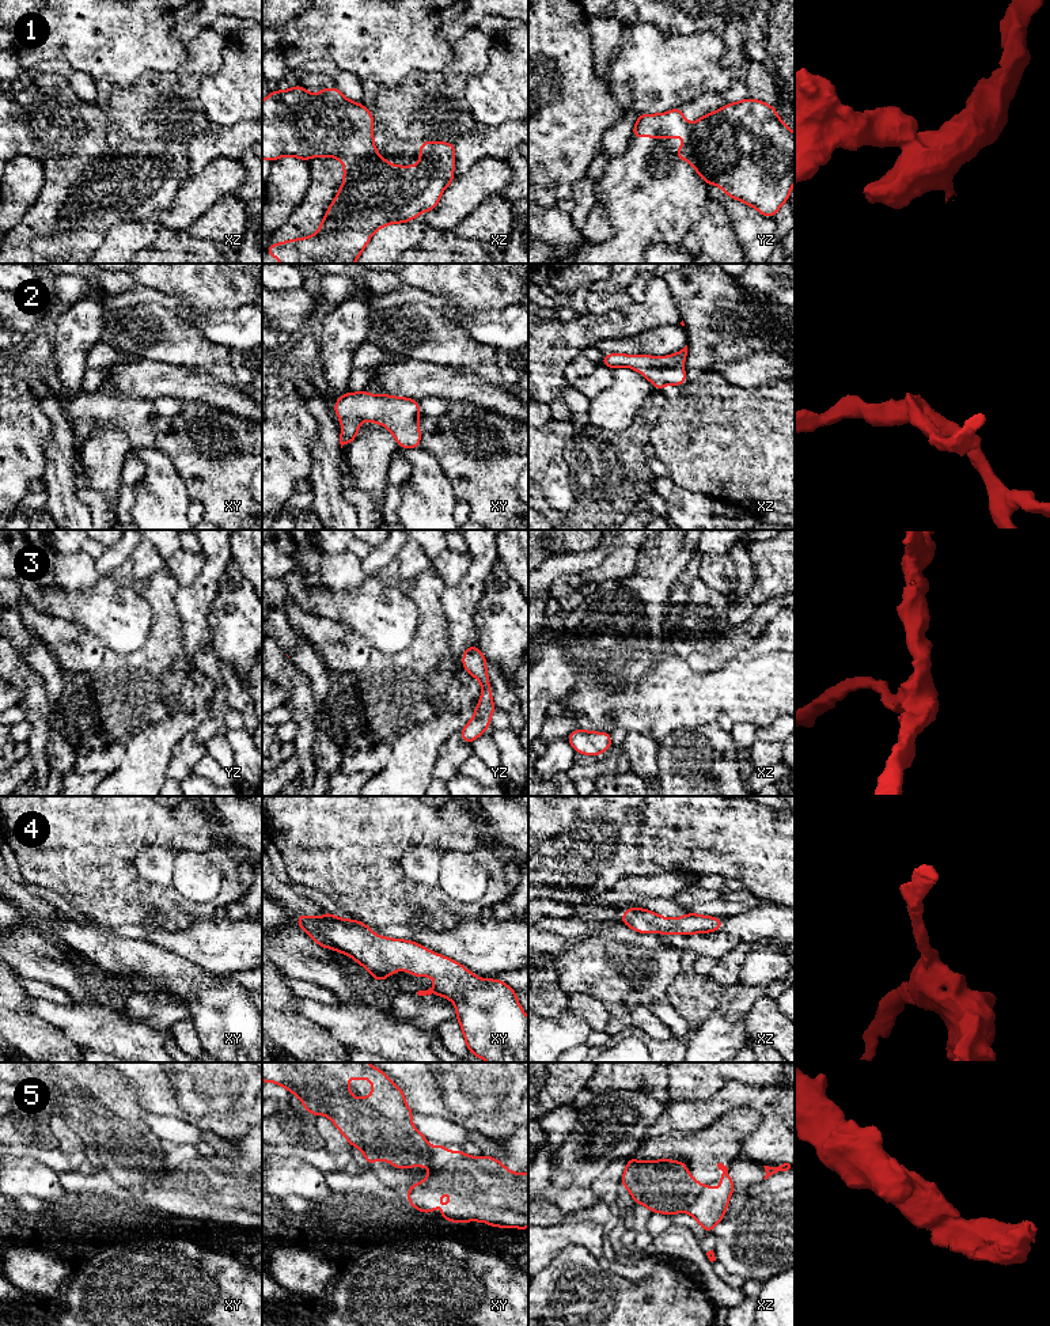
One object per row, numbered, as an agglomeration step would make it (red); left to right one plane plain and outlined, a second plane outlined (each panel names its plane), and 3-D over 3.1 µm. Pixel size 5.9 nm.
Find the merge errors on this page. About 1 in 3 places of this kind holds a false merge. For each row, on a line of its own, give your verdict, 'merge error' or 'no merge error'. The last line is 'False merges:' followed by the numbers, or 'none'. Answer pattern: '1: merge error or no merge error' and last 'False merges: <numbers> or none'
1: merge error
2: no merge error
3: no merge error
4: no merge error
5: merge error
False merges: 1, 5

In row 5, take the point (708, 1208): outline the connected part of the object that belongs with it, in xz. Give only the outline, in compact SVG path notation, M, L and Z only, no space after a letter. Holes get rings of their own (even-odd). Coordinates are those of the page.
M729 1174L723 1177L719 1181L719 1185L719 1191L714 1191L712 1186L705 1185L702 1191L687 1209L689 1215L691 1215L705 1228L705 1235L712 1234L712 1228L724 1221L723 1215L728 1208L729 1197L735 1190Z

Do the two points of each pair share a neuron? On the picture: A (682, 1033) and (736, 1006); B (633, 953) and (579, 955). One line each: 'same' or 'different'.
A: different
B: same

